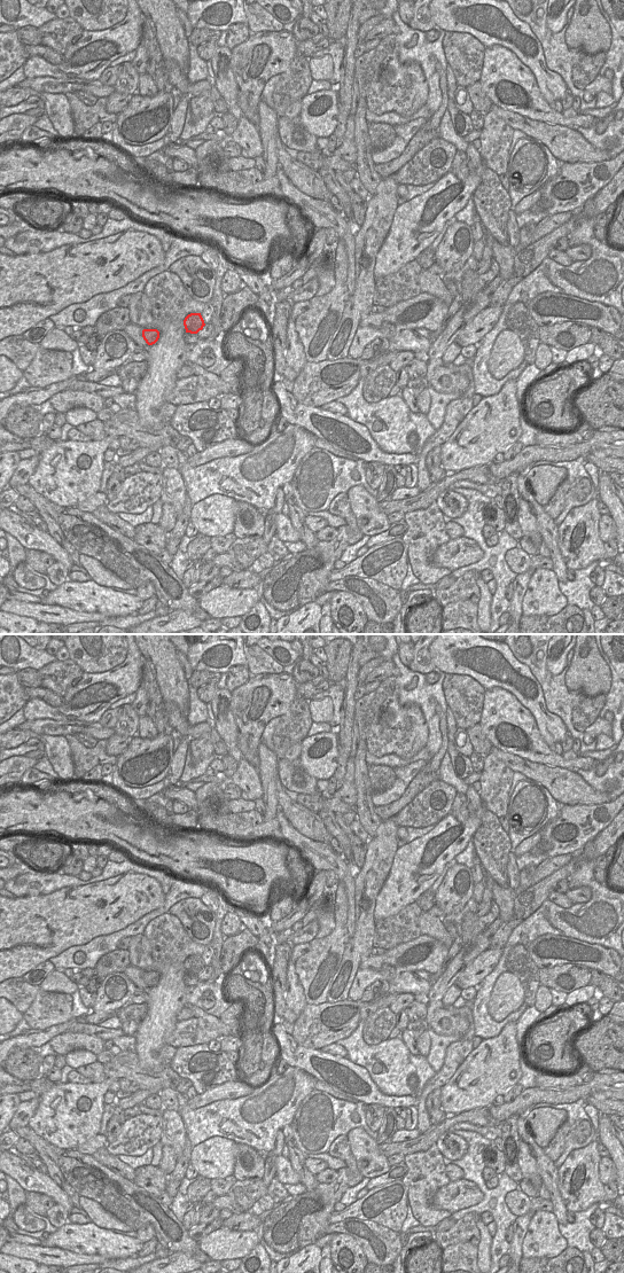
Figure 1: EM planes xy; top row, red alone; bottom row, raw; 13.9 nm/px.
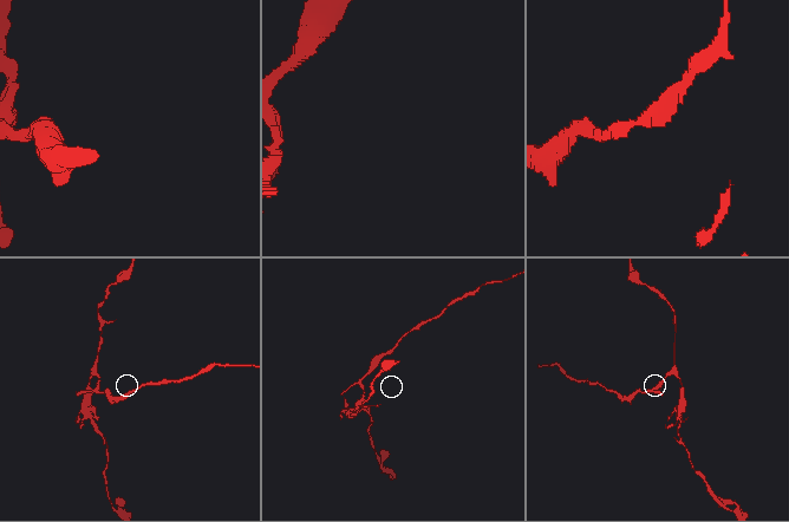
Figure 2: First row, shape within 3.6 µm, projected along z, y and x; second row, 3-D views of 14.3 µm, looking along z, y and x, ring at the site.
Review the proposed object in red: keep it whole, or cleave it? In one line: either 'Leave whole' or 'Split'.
Split.

